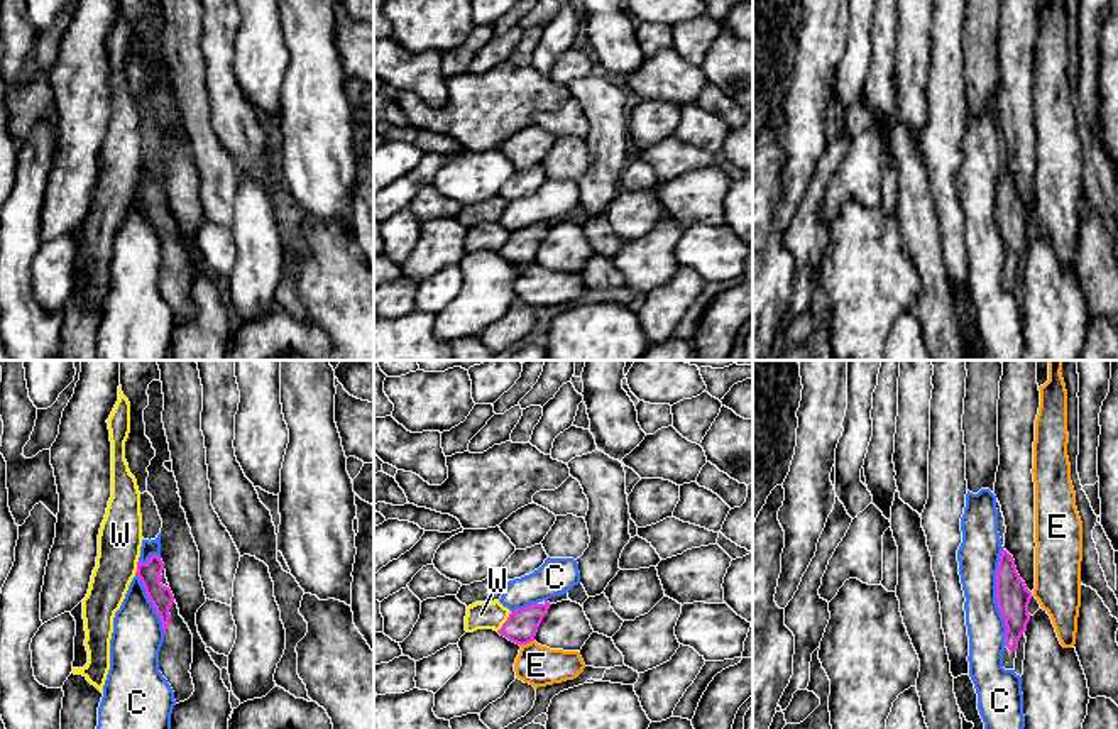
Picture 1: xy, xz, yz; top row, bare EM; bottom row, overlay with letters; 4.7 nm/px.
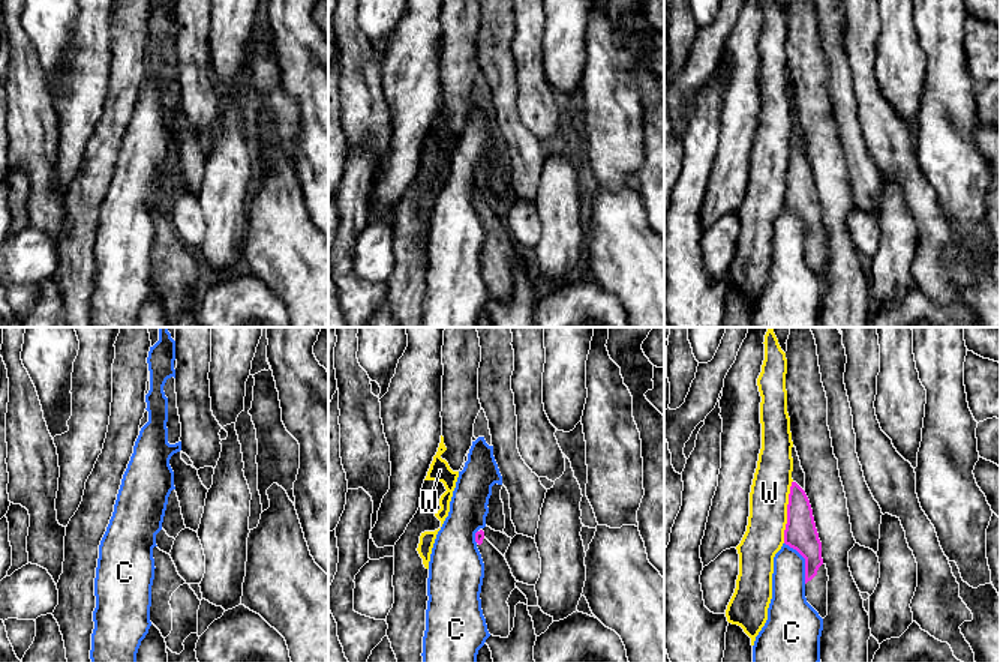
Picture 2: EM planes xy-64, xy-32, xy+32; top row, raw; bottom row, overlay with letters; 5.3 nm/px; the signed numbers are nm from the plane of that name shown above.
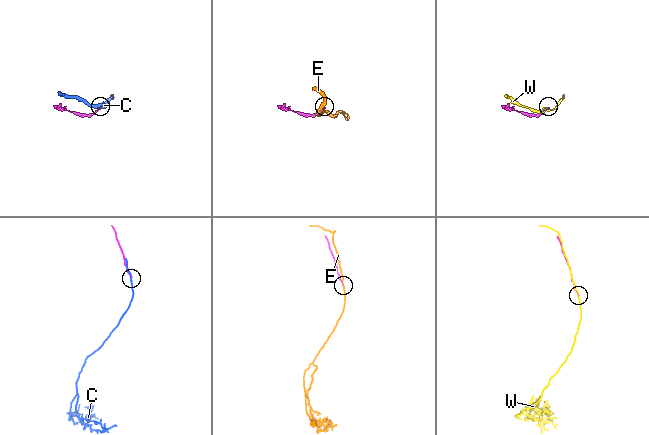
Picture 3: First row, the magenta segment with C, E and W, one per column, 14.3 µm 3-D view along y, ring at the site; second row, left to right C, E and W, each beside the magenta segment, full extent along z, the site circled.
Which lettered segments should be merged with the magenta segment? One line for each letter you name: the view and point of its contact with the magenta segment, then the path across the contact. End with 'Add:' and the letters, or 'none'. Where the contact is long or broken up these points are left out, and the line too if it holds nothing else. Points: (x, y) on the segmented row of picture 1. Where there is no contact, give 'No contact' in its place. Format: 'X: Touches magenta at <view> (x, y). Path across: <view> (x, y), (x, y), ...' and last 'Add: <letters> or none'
Add: none

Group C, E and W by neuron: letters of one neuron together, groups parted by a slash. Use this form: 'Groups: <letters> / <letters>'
Groups: C / E / W

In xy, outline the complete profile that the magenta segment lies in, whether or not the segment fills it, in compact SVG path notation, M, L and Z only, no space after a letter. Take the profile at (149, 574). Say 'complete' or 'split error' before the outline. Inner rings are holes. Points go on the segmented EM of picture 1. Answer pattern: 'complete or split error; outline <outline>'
split error; outline M152 555L147 563L137 562L135 575L140 578L164 629L164 641L159 651L159 671L171 685L176 704L184 702L195 692L189 673L193 663L193 634L179 616L159 555Z

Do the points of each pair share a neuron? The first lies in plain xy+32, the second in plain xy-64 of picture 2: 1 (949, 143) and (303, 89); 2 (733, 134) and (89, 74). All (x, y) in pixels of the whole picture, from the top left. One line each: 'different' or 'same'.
1: same
2: same

